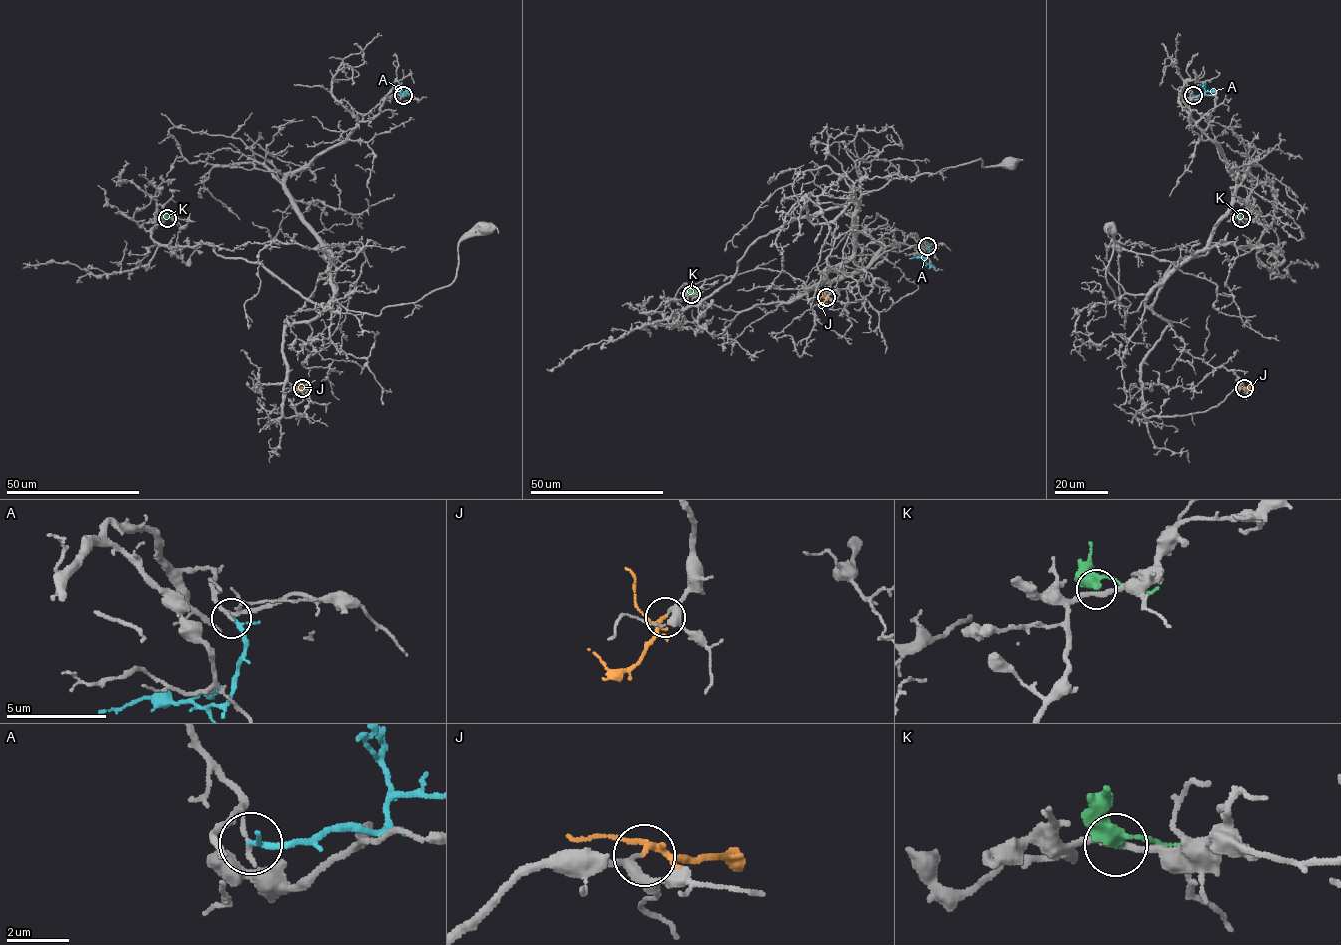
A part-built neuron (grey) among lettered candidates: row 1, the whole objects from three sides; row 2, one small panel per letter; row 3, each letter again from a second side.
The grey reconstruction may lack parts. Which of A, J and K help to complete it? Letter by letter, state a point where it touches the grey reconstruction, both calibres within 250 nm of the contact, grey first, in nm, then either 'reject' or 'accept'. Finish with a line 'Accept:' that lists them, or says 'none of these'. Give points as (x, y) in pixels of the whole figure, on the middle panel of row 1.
A: (927, 246) | 180/130 nm | reject
J: (826, 297) | 220/150 nm | accept
K: (691, 294) | 220/400 nm | reject
Accept: J

